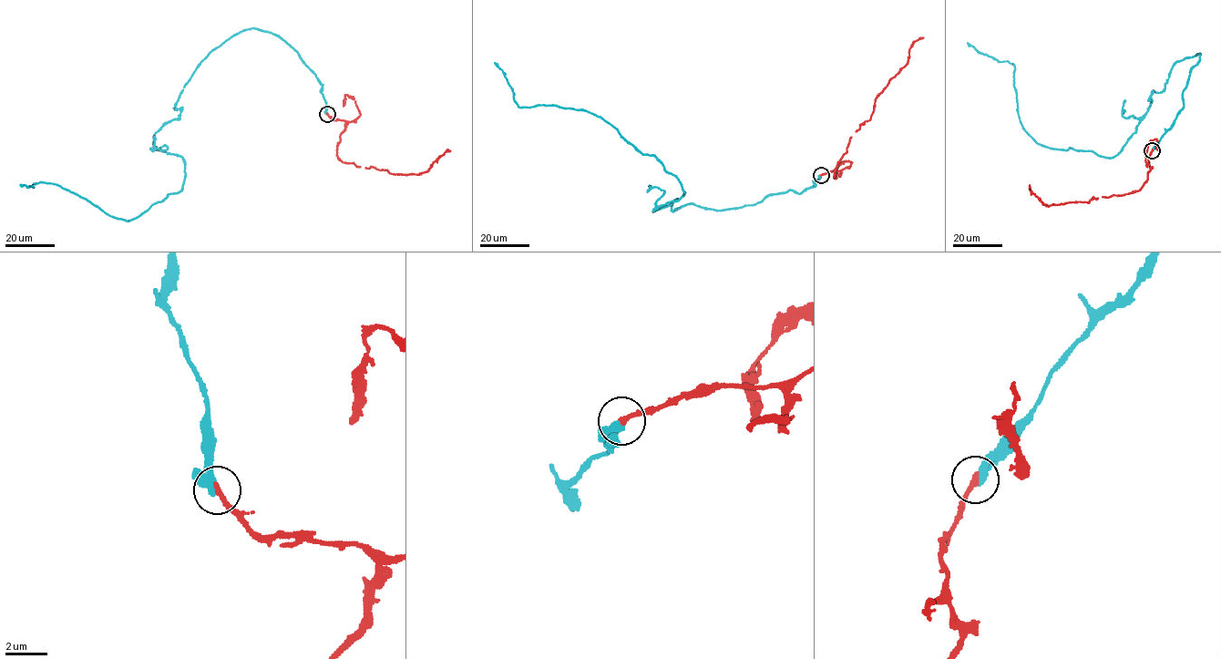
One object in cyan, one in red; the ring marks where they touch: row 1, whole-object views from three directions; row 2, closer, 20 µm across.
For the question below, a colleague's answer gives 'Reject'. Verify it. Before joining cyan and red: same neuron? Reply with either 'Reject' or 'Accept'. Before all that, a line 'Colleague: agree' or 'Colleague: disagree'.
Colleague: disagree
Accept

